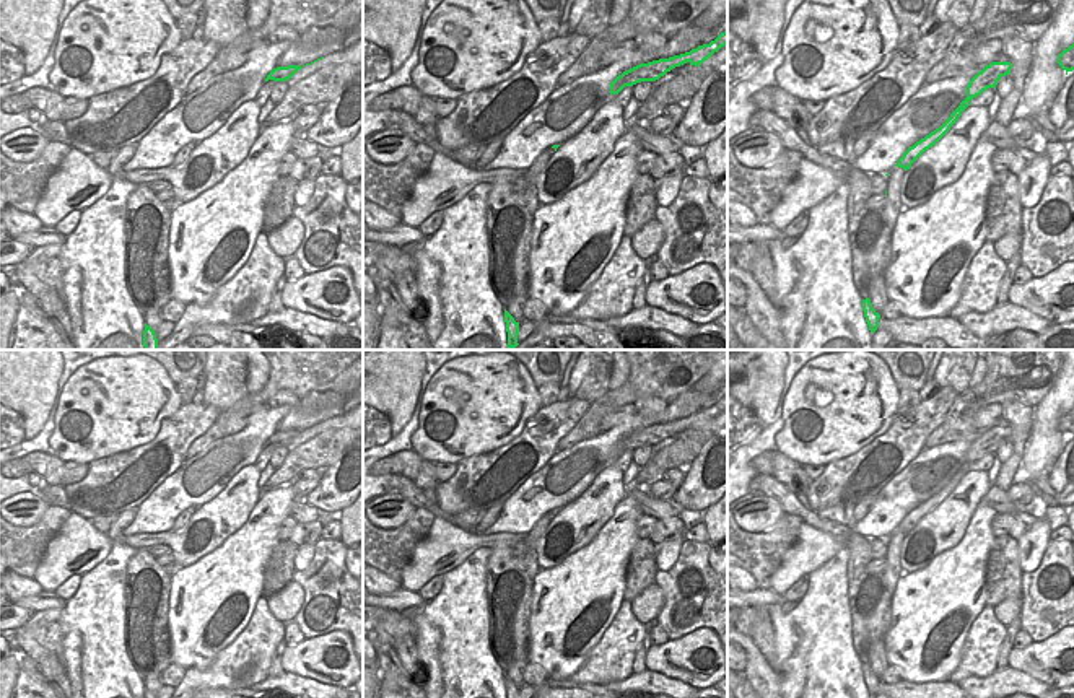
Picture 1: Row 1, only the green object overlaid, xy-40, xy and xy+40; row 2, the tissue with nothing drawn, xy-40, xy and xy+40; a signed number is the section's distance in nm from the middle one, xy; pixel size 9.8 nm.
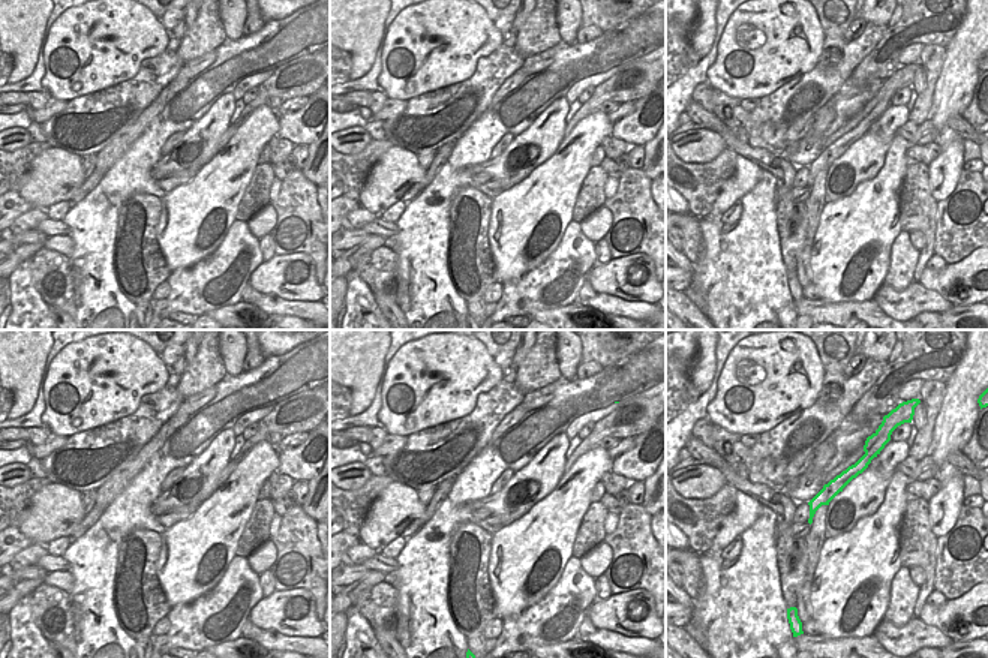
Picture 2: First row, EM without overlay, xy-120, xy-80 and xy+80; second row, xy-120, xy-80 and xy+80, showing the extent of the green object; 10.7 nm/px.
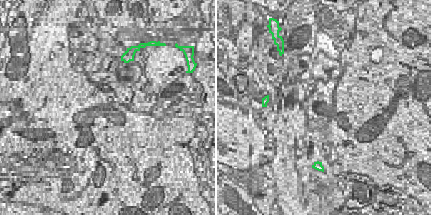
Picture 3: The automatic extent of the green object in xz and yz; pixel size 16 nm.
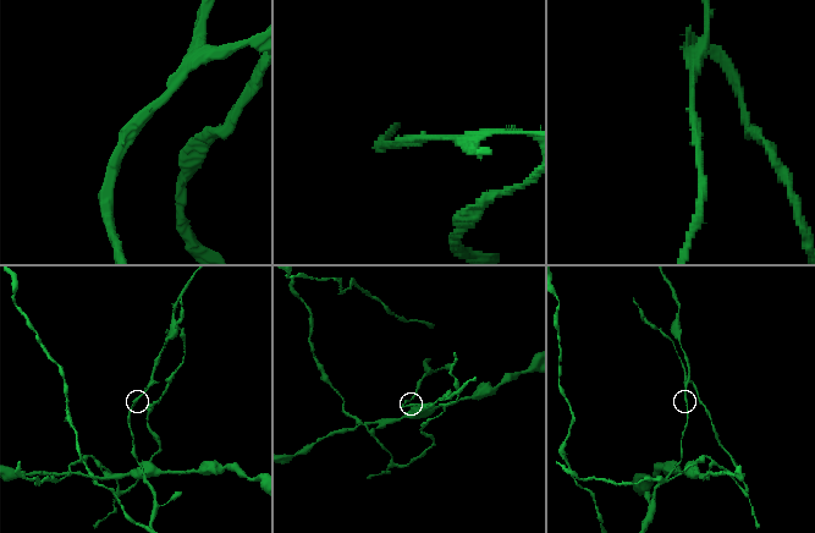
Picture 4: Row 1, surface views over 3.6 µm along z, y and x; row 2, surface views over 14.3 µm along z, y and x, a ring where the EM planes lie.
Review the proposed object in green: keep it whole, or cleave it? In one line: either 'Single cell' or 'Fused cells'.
Fused cells

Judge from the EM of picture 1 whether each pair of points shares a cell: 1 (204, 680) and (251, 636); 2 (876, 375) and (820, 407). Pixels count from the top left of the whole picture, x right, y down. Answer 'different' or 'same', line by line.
1: same
2: same

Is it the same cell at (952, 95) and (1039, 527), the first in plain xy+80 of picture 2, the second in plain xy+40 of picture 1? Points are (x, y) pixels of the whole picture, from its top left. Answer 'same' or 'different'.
same

